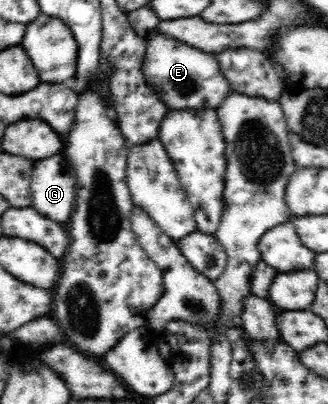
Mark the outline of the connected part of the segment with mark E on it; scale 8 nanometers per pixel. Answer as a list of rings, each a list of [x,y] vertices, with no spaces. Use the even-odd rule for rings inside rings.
[[[161,34],[147,36],[148,52],[144,58],[145,79],[160,93],[160,99],[172,109],[216,109],[232,91],[224,77],[220,63],[212,54],[206,54],[188,44],[169,40]]]

